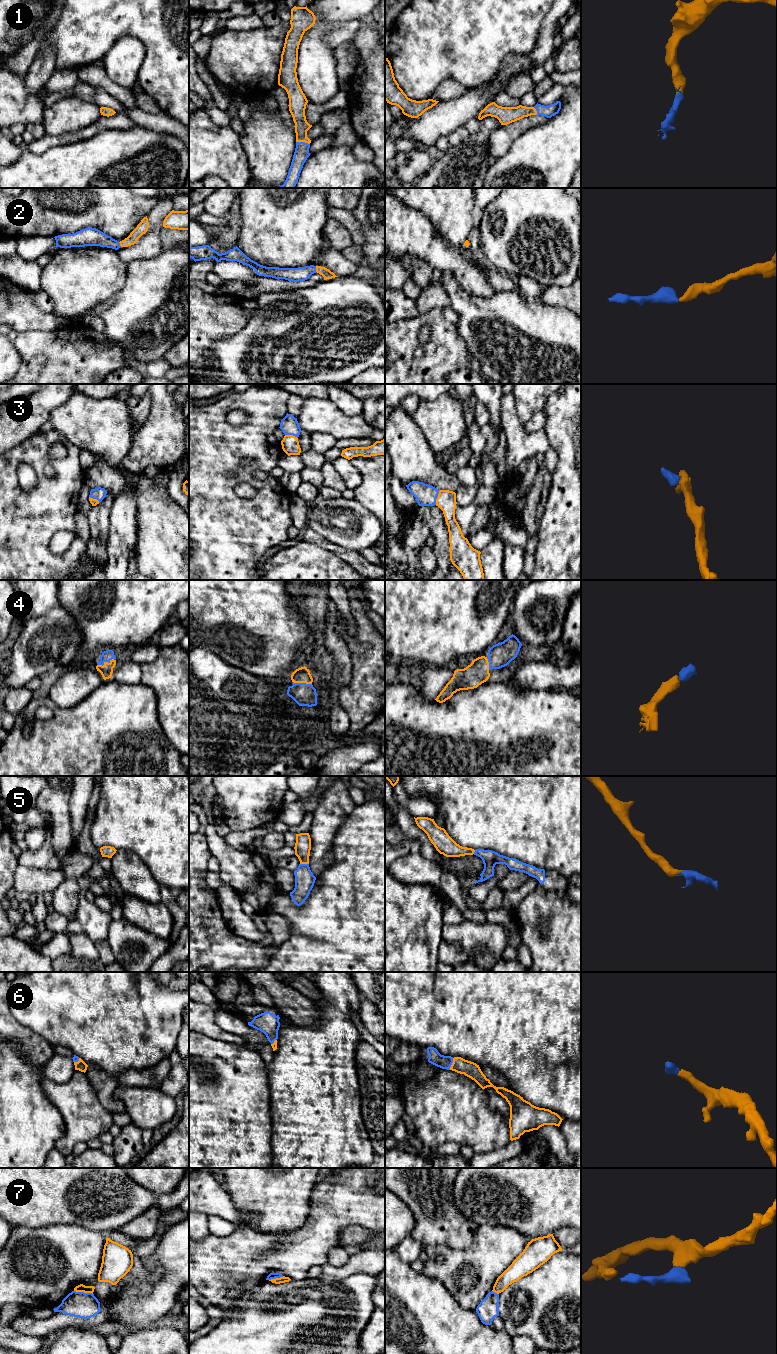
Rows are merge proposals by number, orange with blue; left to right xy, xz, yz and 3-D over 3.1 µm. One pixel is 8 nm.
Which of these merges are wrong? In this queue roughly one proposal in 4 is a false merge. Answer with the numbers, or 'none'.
7

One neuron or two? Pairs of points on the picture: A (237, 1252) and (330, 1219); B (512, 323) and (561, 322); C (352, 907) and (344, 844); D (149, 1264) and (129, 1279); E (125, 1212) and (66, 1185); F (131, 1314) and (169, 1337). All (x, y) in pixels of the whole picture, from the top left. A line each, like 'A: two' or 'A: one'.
A: one
B: one
C: one
D: two
E: one
F: two

